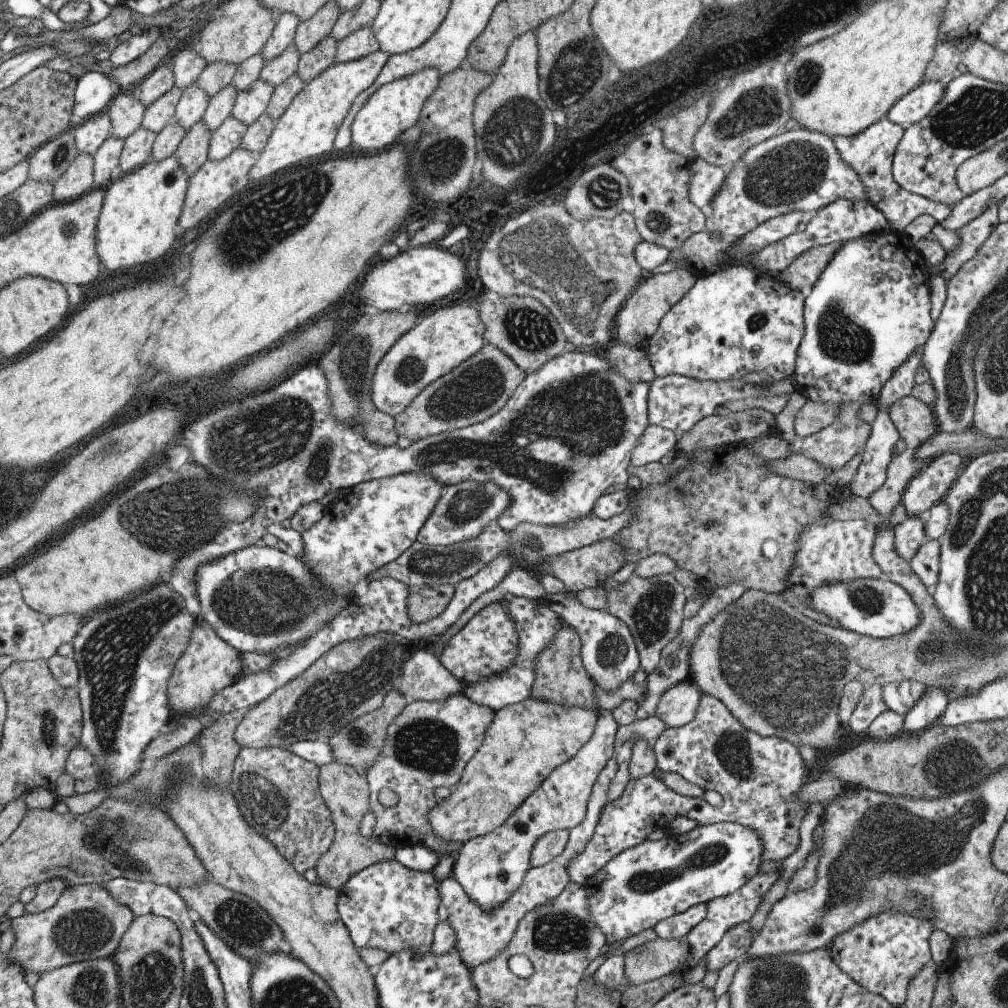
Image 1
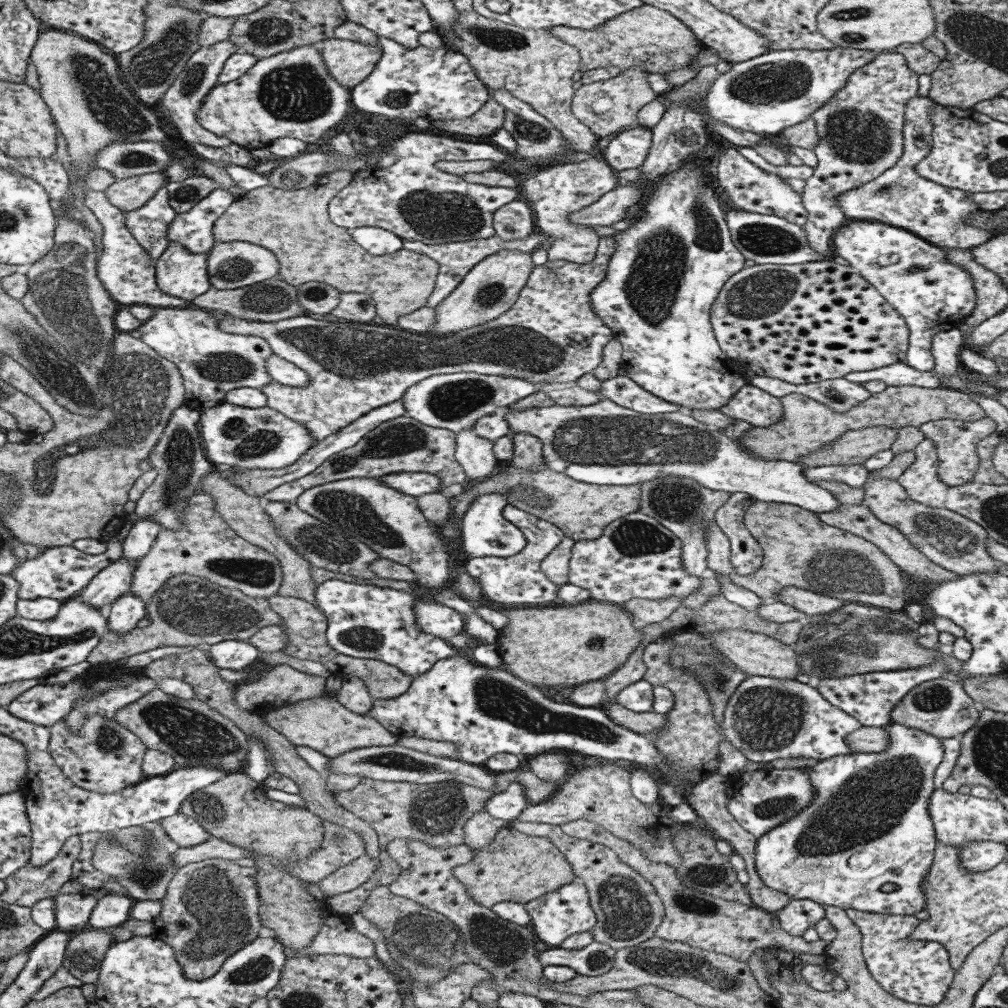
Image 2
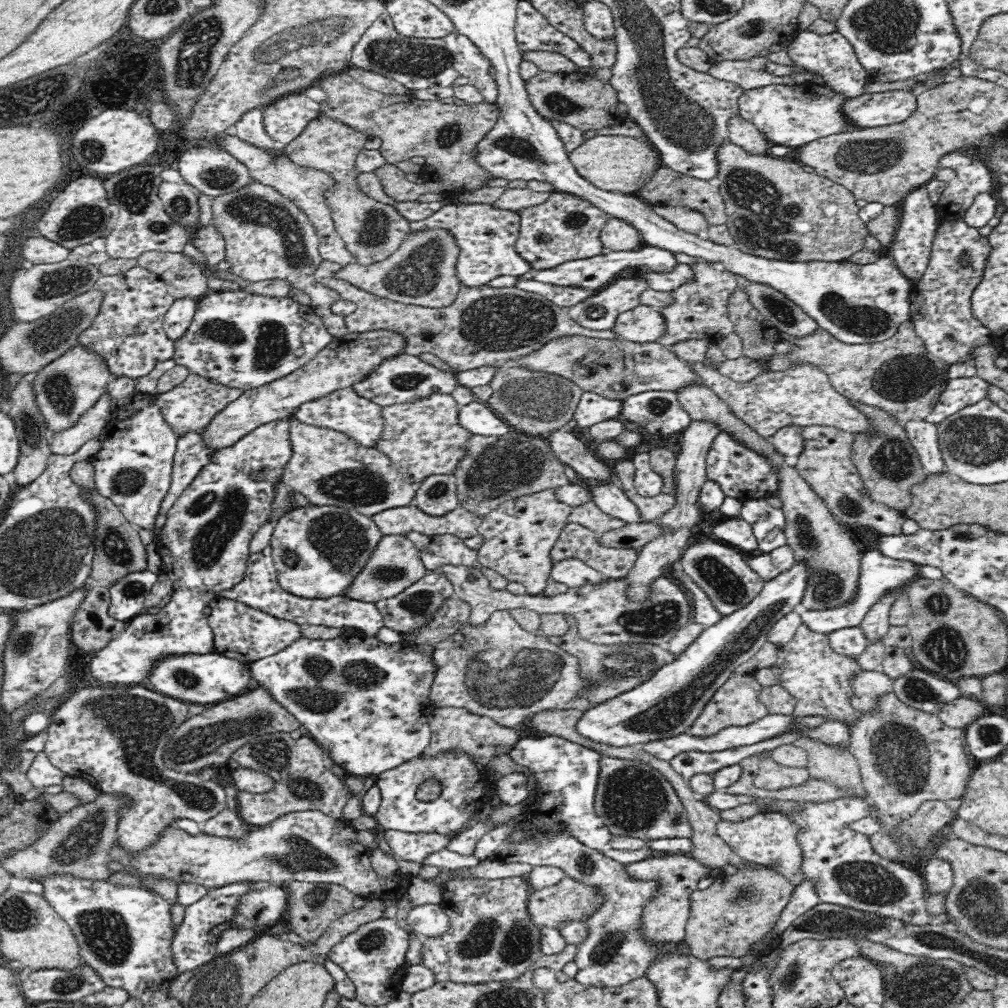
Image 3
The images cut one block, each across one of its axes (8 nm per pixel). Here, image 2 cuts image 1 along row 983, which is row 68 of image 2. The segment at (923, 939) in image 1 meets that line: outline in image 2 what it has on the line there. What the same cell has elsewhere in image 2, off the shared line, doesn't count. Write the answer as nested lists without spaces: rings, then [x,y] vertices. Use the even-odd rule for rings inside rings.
[[[878,52],[870,63],[852,72],[844,88],[838,90],[834,98],[826,101],[822,107],[812,113],[816,122],[818,145],[813,148],[818,159],[812,176],[806,181],[802,190],[802,204],[806,209],[806,224],[802,226],[812,250],[824,253],[832,247],[833,236],[838,228],[846,224],[846,216],[838,206],[838,195],[866,184],[878,178],[882,172],[892,168],[900,160],[904,152],[904,120],[906,120],[906,104],[910,98],[918,97],[919,74],[908,67],[902,54]]]

